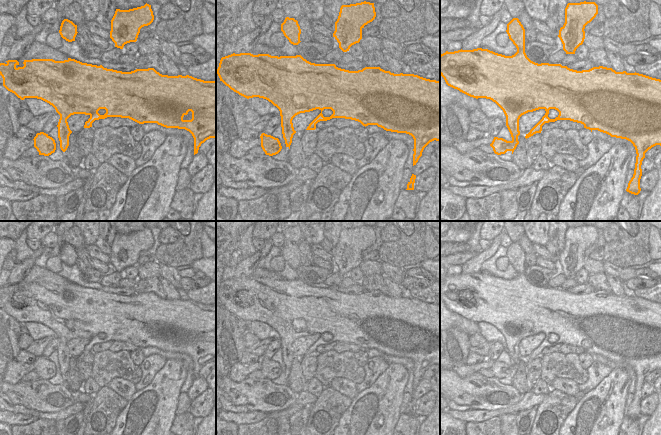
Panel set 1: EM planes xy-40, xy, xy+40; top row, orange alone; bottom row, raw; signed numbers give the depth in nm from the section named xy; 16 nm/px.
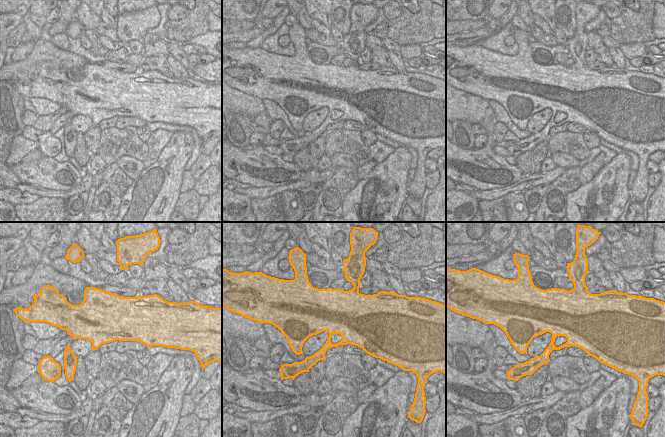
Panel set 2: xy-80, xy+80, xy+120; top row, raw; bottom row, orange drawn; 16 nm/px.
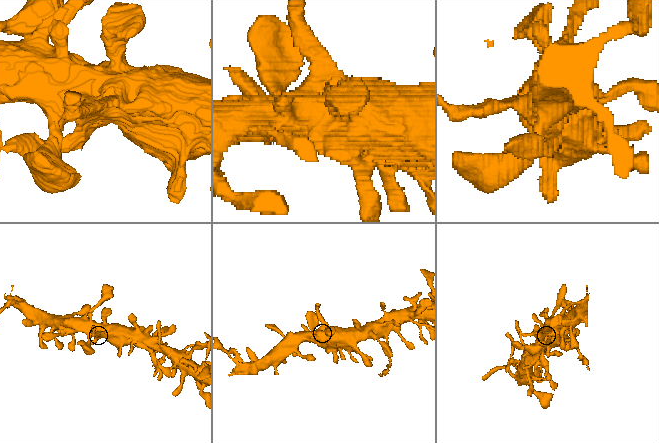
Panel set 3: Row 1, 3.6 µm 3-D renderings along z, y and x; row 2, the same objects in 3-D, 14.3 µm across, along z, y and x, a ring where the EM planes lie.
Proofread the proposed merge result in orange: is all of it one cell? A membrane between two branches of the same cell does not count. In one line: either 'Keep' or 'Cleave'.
Keep

